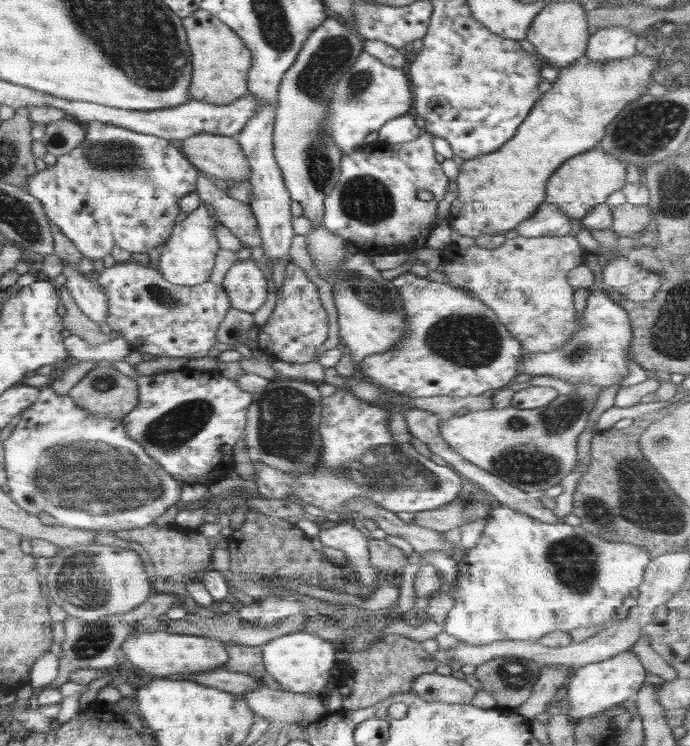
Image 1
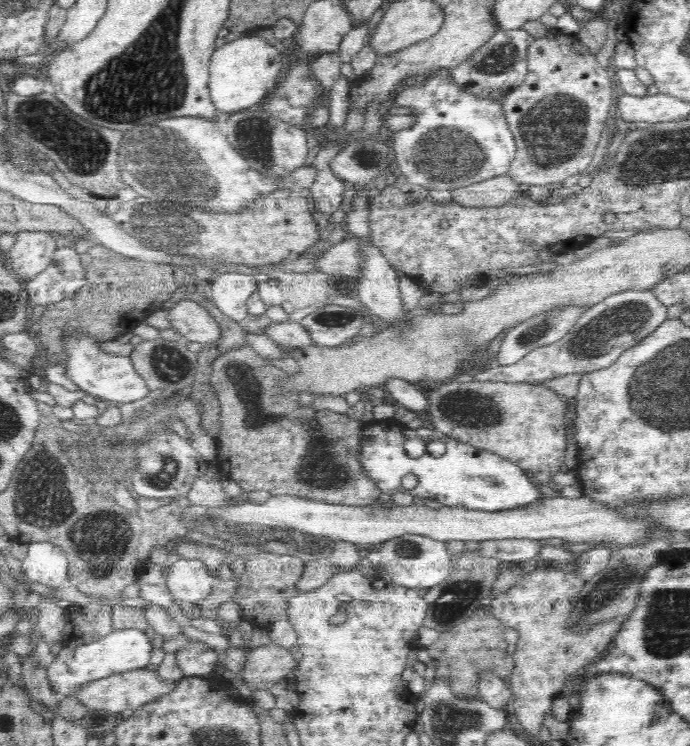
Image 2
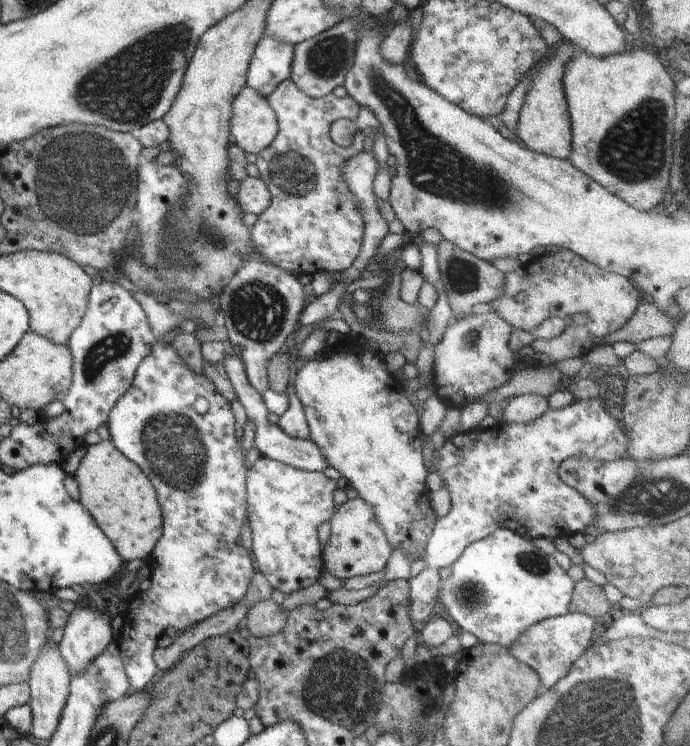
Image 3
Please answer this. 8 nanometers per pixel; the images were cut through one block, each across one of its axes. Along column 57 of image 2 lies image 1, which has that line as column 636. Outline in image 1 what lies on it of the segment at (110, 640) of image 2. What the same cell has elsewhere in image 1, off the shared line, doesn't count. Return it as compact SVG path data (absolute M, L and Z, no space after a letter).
M632 648L601 662L576 668L564 685L565 691L561 693L570 704L567 716L572 720L573 726L584 718L594 717L609 708L623 706L633 700L647 674Z

